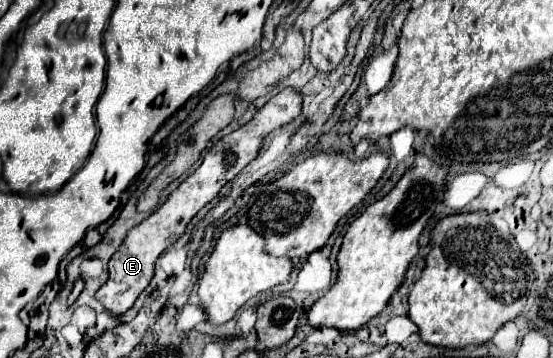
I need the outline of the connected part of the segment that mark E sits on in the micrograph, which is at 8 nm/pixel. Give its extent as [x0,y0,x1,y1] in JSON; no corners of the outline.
[96,87,302,317]

